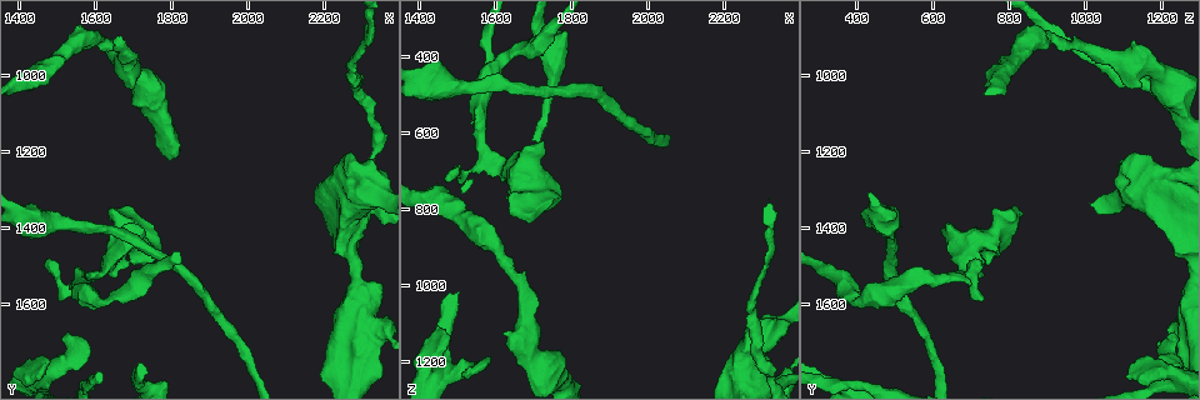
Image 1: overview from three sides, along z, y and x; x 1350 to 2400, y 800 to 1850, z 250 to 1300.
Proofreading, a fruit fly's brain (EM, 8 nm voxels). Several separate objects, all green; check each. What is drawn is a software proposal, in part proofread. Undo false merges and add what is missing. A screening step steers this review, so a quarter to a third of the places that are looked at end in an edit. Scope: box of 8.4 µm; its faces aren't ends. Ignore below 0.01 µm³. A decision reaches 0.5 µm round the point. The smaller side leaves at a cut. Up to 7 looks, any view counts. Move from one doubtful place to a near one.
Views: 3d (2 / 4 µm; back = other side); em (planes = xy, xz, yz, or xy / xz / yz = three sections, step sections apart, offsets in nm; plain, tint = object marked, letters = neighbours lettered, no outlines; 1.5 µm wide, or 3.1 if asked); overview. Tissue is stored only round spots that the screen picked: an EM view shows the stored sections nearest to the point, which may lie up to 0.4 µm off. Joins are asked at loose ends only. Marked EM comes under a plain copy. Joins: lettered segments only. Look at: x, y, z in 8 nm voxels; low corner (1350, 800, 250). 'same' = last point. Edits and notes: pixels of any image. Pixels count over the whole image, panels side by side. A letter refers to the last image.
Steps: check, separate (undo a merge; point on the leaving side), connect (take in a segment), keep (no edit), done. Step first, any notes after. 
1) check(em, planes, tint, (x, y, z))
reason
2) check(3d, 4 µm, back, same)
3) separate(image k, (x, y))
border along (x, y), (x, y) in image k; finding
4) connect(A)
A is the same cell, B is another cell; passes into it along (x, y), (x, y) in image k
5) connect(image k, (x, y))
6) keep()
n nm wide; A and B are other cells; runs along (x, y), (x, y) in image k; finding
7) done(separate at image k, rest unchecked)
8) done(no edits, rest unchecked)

check(3d, 4 µm, (2280, 1230, 1105))
touches itself

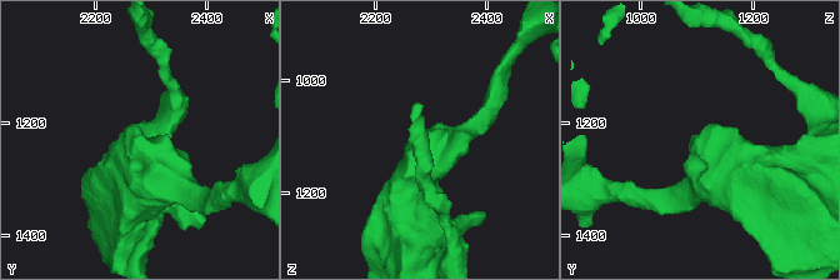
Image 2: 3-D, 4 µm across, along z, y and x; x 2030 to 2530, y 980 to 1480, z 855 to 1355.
check(em, xz, step 4, tint, (2285, 1240, 1110))

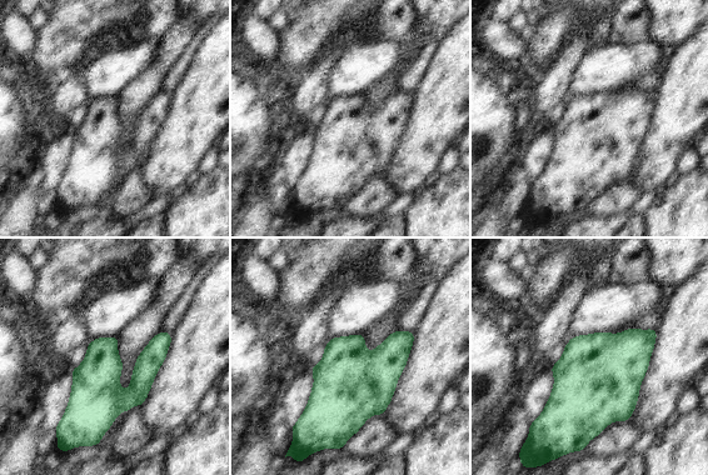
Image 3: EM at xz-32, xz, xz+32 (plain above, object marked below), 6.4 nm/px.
check(em, planes, letters, same)
cut it another way

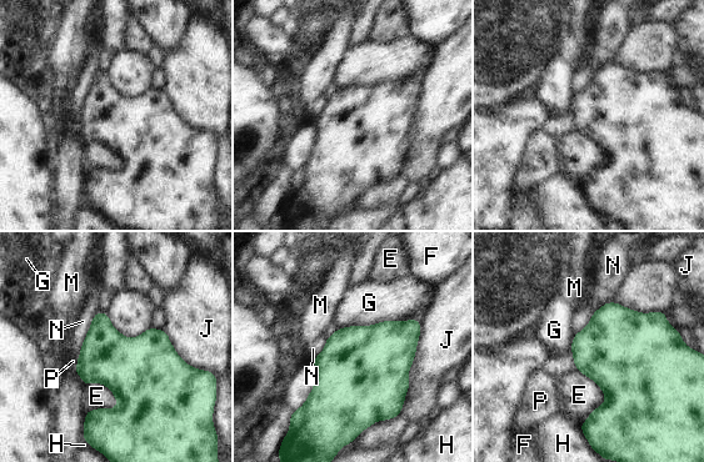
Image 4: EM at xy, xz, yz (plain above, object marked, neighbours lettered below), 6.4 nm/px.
keep()
E, F, G, H, J, M, N and P are other cells; border along (400, 319), (338, 329) in image 4; continuous, no second neuron

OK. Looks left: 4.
check(em, yz, step 8, letters, (1545, 1395, 475))
thick turns thin

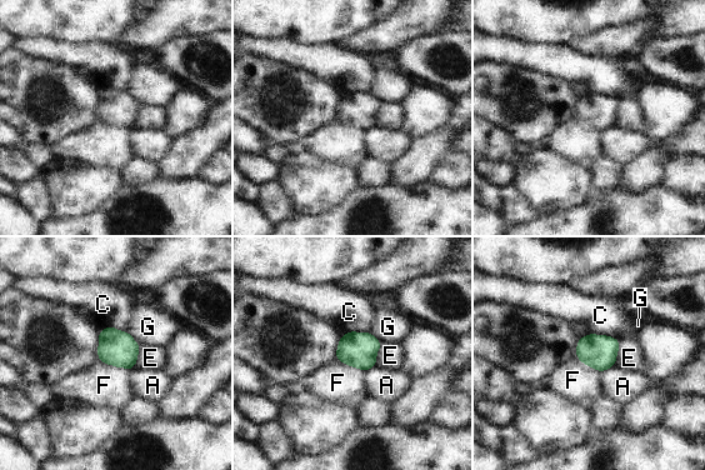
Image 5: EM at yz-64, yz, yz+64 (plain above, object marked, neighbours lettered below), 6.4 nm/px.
keep()
220 nm wide; A, C, E, F and G are other cells; border along (99, 360), (130, 370) in image 5; one neuron here

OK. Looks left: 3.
check(em, xy, step 4, letters, (1480, 1490, 730))
thin end

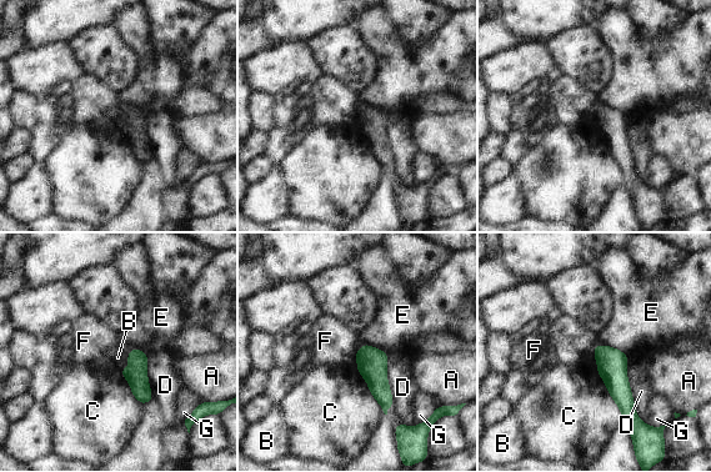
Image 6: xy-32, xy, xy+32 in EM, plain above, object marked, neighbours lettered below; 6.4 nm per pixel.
check(em, planes, letters, same)

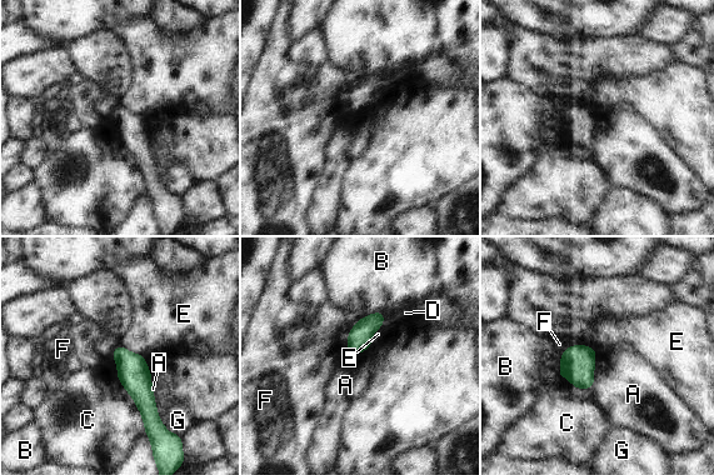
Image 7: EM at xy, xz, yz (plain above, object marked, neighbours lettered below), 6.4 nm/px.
keep()
A, B, C, D, E, F and G are other cells; border along (597, 353), (594, 383), (590, 388) in image 7; none of them fits

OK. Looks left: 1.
done(no edits, rest unchecked)

